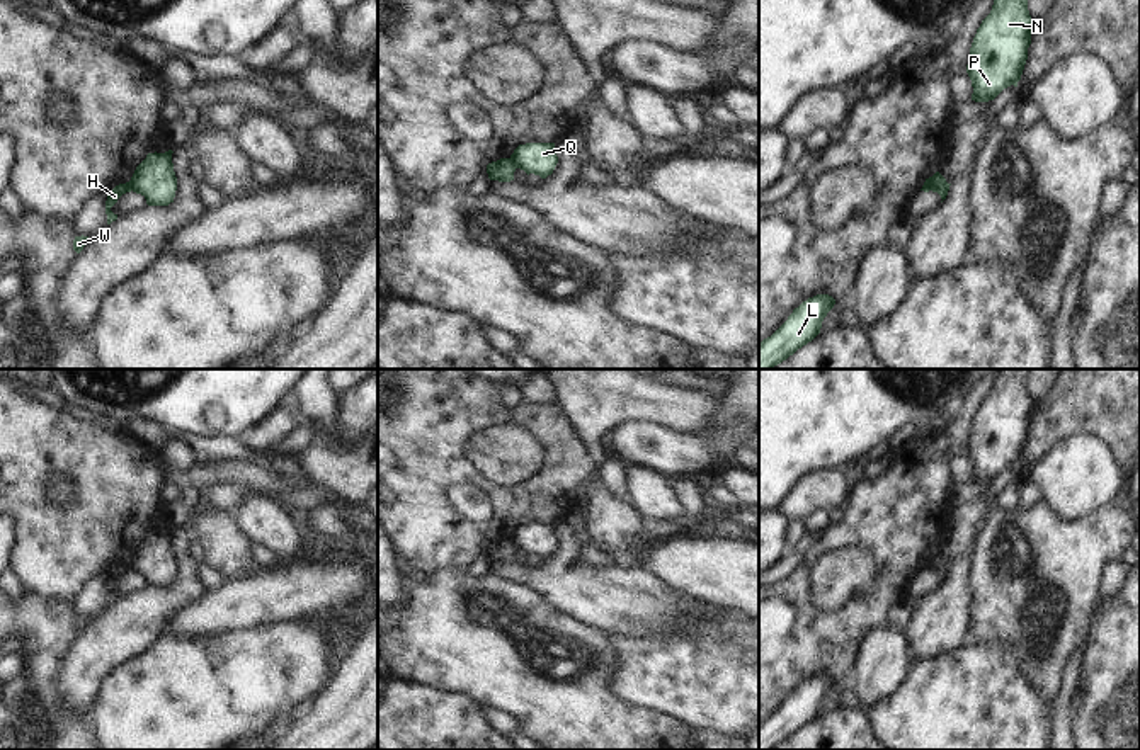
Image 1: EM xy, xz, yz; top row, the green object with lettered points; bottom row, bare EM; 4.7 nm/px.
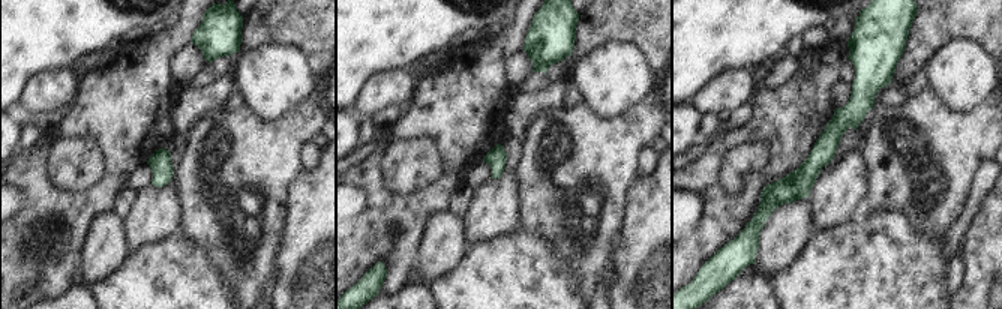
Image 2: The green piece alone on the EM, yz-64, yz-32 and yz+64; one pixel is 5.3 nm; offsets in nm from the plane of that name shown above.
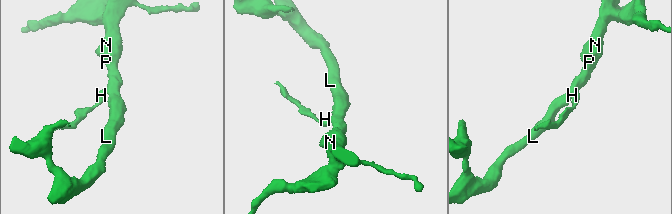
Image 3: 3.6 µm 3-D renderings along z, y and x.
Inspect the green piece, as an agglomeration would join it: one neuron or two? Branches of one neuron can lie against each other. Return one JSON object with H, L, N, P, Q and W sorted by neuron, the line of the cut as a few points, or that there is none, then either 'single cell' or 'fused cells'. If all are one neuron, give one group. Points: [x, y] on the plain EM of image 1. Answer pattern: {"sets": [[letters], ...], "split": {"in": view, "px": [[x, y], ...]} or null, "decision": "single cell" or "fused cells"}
{"sets": [["H", "W"], ["L", "N", "P", "Q"]], "split": {"in": "xz", "px": [[511, 538], [518, 548]]}, "decision": "fused cells"}

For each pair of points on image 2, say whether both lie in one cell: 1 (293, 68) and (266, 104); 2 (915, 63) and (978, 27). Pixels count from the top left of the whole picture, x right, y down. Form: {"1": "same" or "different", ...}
{"1": "same", "2": "same"}

